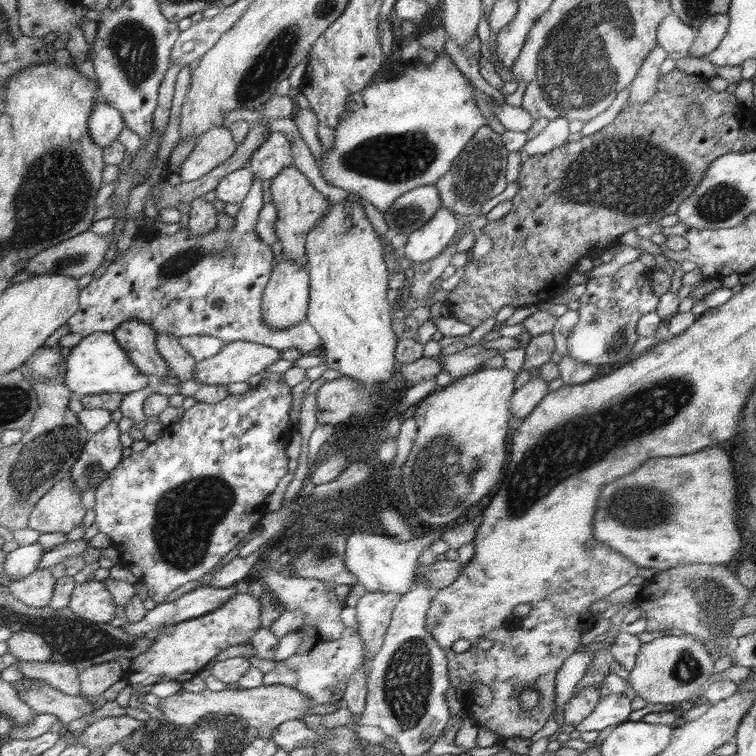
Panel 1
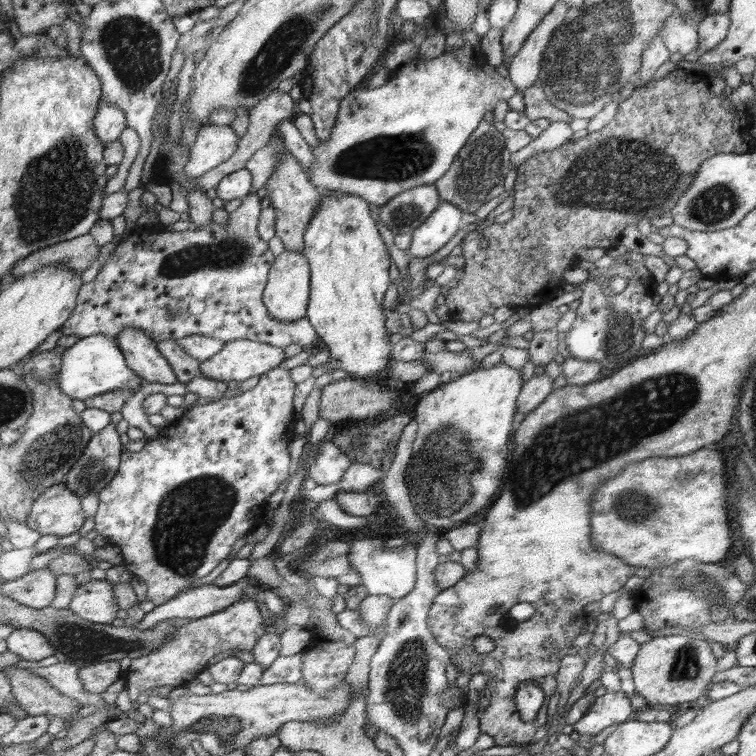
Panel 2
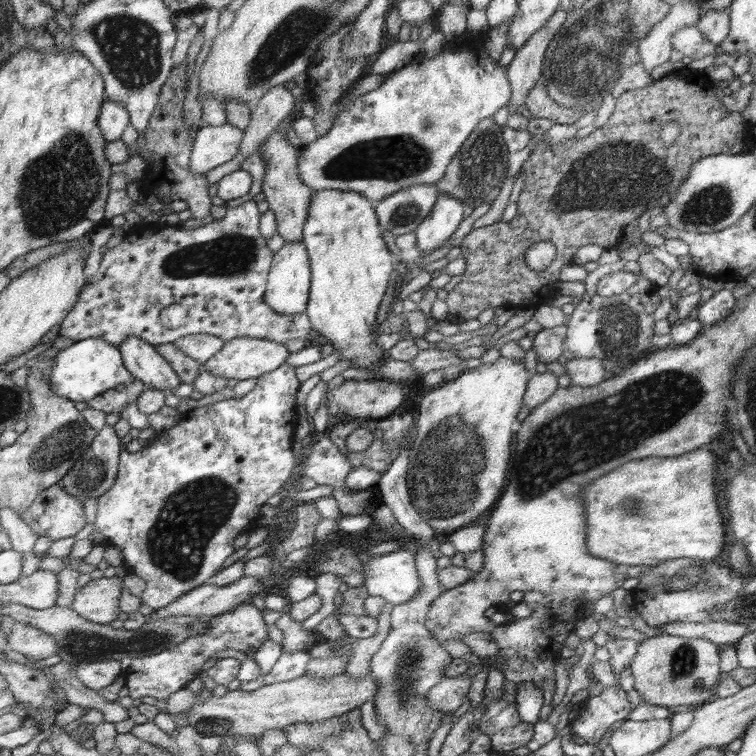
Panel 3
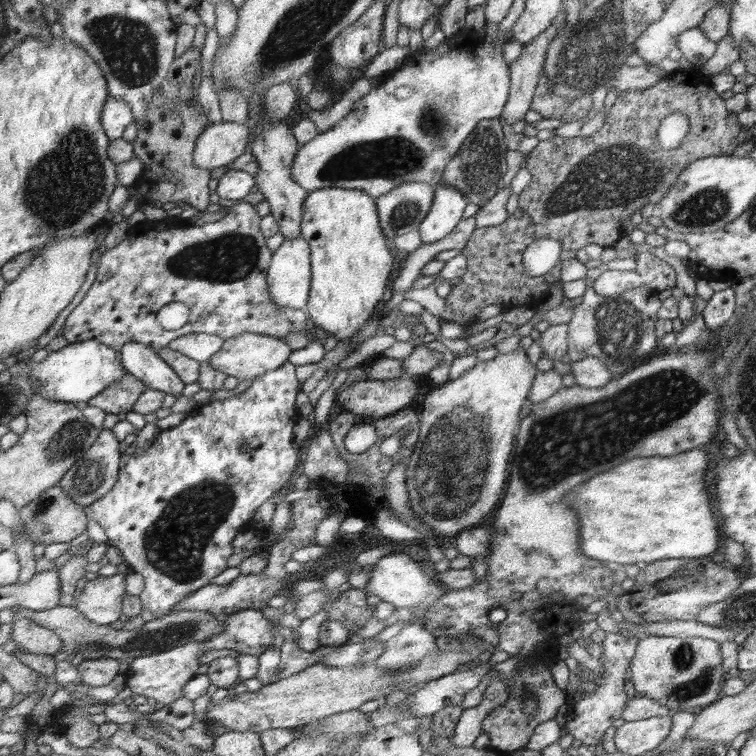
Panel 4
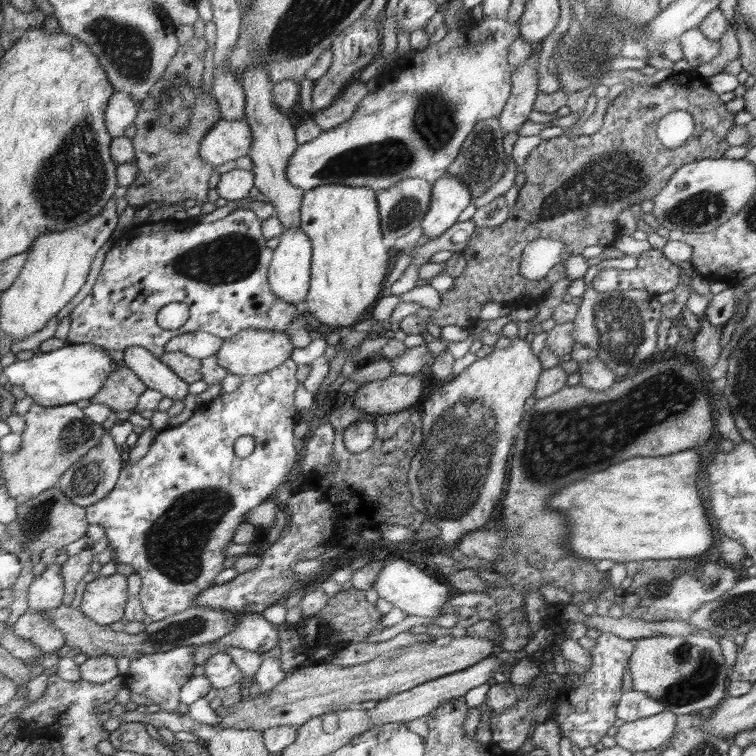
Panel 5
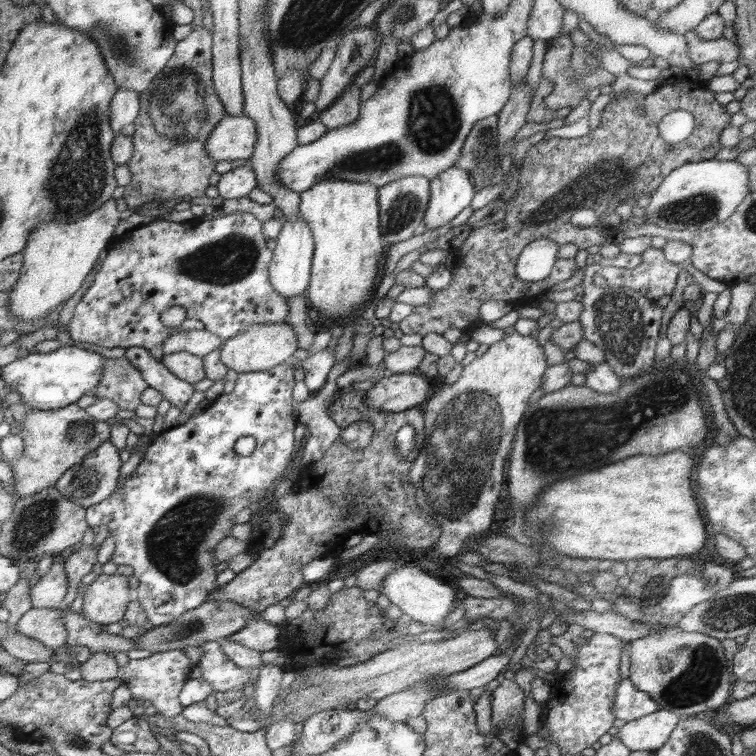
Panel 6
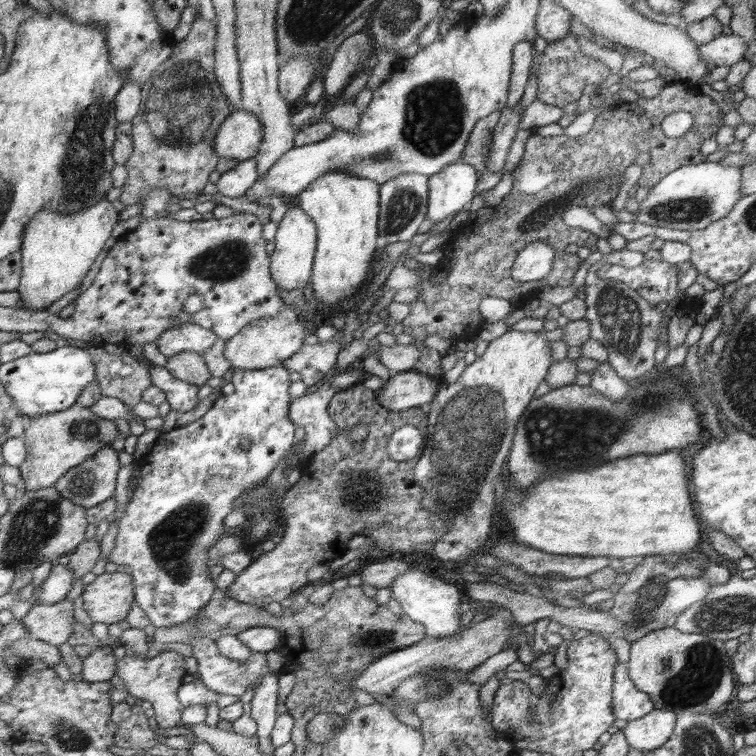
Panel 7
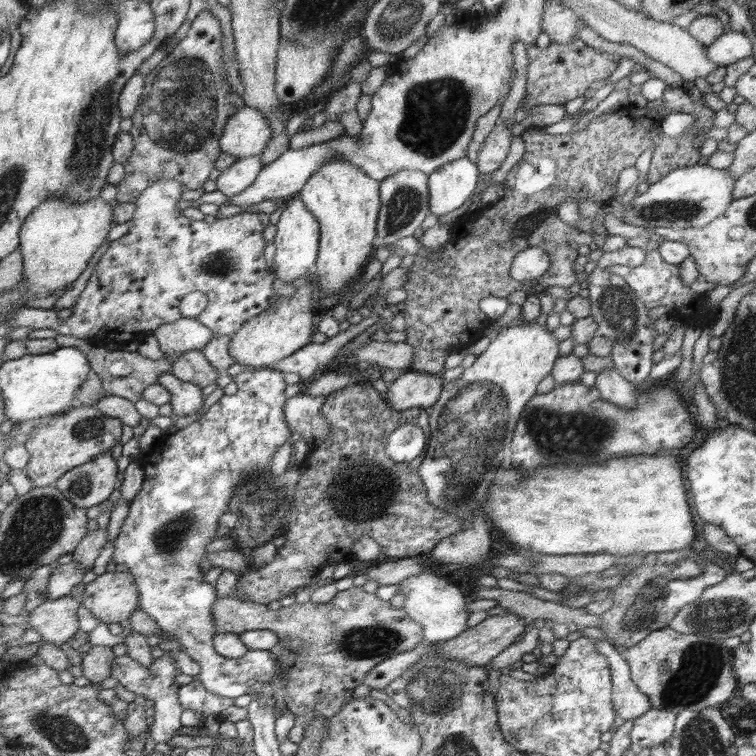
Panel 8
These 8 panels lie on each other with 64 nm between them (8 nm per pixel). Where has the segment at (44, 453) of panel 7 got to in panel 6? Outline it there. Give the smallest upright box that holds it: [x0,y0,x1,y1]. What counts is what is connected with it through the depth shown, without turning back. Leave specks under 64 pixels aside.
[8,403,110,497]

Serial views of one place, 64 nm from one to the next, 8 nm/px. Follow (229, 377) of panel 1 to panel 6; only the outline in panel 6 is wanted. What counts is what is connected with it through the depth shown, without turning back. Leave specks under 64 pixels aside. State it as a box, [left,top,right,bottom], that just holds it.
[219,320,298,373]

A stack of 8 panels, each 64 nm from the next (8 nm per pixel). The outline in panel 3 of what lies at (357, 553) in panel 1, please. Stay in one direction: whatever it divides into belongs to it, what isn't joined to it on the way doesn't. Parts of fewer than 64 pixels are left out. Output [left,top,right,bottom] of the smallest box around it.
[363,548,422,606]

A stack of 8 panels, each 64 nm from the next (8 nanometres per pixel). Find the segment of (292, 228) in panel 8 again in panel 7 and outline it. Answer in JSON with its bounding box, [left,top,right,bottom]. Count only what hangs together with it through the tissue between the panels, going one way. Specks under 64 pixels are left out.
[271,201,318,291]

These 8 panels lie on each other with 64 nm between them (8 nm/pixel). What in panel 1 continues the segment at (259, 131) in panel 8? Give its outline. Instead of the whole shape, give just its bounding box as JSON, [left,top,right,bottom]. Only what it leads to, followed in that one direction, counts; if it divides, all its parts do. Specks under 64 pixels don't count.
[180,126,238,182]

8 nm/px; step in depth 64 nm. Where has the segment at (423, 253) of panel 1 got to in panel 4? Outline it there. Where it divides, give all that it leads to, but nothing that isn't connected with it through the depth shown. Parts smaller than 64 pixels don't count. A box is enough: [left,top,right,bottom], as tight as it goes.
[419,184,468,244]

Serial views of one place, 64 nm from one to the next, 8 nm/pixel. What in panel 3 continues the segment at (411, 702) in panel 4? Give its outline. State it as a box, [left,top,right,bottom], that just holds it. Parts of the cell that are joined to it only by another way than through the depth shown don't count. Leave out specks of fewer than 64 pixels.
[426,675,472,713]

